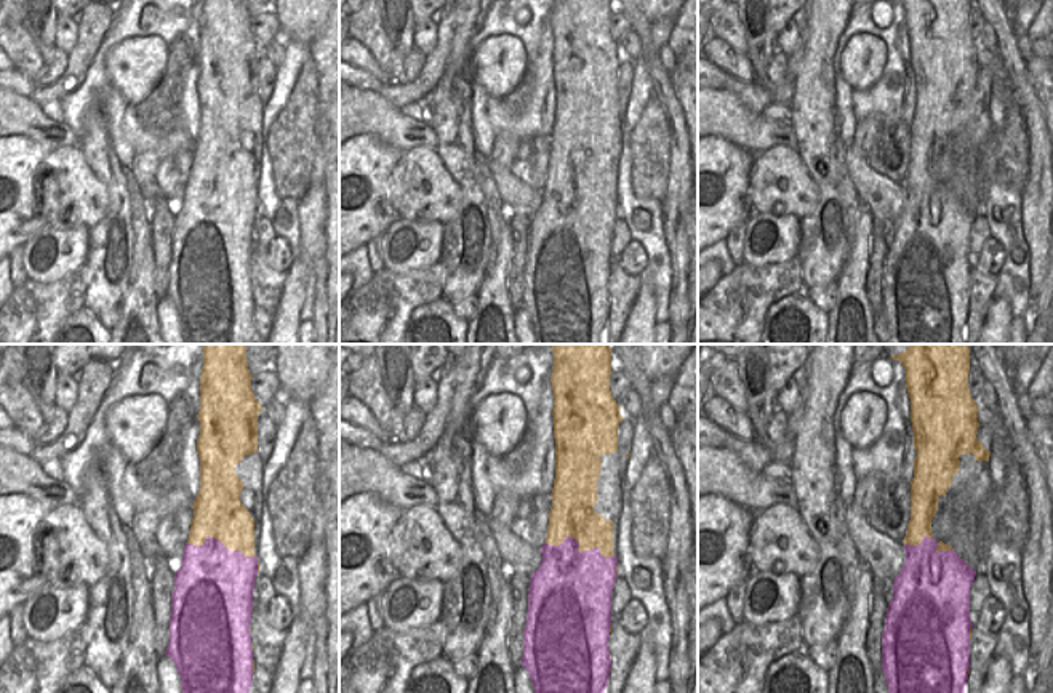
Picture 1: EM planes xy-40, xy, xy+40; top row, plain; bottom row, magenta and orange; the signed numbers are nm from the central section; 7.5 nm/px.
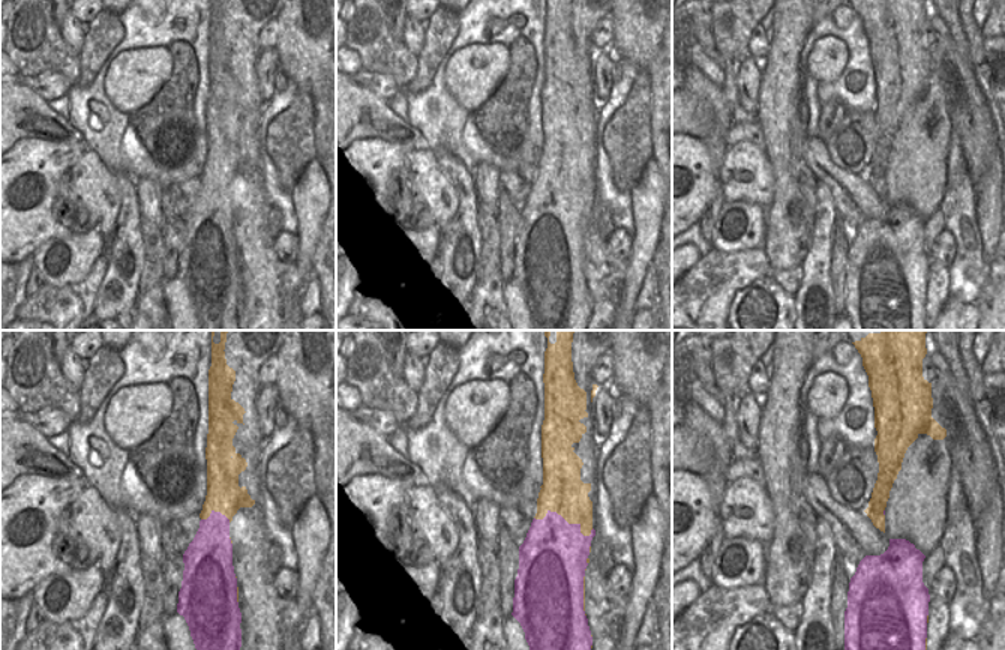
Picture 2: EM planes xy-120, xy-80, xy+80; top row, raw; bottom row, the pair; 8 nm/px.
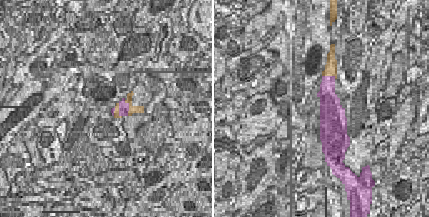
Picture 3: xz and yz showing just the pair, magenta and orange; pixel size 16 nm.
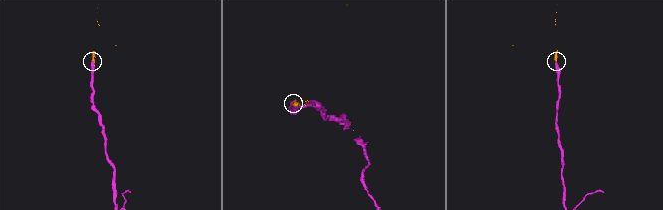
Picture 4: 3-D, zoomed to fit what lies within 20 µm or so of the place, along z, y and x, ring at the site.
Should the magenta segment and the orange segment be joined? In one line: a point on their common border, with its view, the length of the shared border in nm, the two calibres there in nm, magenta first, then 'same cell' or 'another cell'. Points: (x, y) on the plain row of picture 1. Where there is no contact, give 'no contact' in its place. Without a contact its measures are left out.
contact xy (578, 188); length 550 nm; calibres 420 and 340 nm; same cell

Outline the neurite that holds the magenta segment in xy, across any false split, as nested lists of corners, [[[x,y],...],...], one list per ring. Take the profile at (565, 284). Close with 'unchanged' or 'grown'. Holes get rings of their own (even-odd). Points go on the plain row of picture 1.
[[[554,0],[555,120],[541,206],[530,221],[522,296],[536,344],[605,344],[618,198],[613,197],[613,162],[605,162],[594,147],[600,98],[618,93],[618,69],[624,61],[610,32],[610,16],[611,0]]] | grown

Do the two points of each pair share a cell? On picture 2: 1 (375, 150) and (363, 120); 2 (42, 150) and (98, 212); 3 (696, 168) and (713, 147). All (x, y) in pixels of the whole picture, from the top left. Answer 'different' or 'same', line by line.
1: different
2: different
3: different

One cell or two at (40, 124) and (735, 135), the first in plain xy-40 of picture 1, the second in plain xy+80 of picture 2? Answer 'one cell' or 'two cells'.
one cell

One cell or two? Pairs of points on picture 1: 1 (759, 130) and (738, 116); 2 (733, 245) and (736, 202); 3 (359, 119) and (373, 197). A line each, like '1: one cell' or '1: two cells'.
1: one cell
2: two cells
3: two cells

